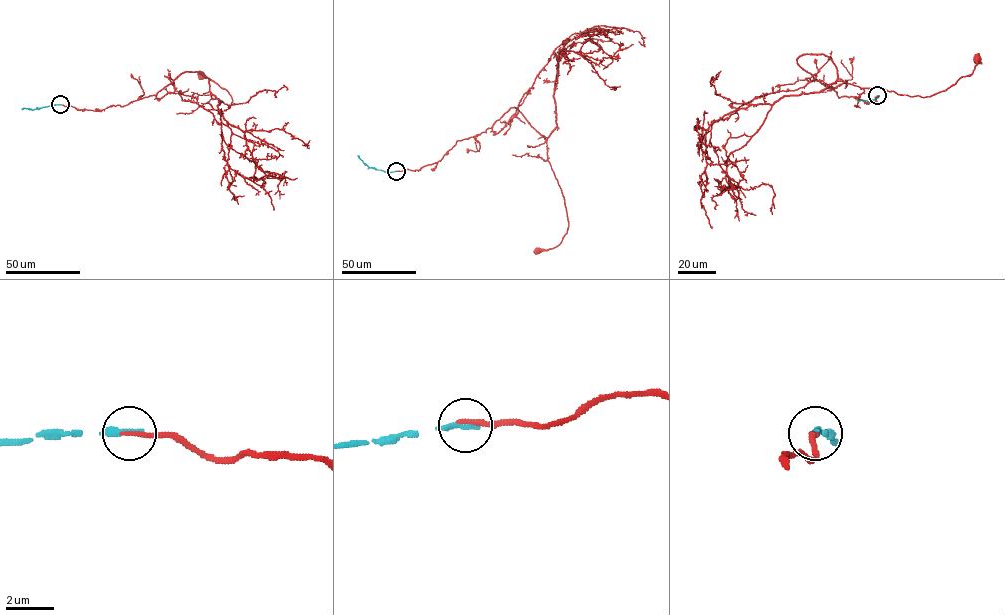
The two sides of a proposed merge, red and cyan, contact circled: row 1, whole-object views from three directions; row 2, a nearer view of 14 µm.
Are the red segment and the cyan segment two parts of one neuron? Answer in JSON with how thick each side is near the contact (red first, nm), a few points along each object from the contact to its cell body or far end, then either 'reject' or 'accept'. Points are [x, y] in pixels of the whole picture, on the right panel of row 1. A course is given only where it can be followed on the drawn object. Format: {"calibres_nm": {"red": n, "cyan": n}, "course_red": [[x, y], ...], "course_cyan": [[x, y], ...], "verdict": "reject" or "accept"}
{"calibres_nm": {"red": 200, "cyan": 240}, "course_red": [[877, 95], [868, 103], [839, 98], [797, 59], [823, 54], [838, 80], [922, 97], [968, 76], [977, 58]], "course_cyan": [[877, 95], [872, 102], [857, 101]], "verdict": "accept"}

